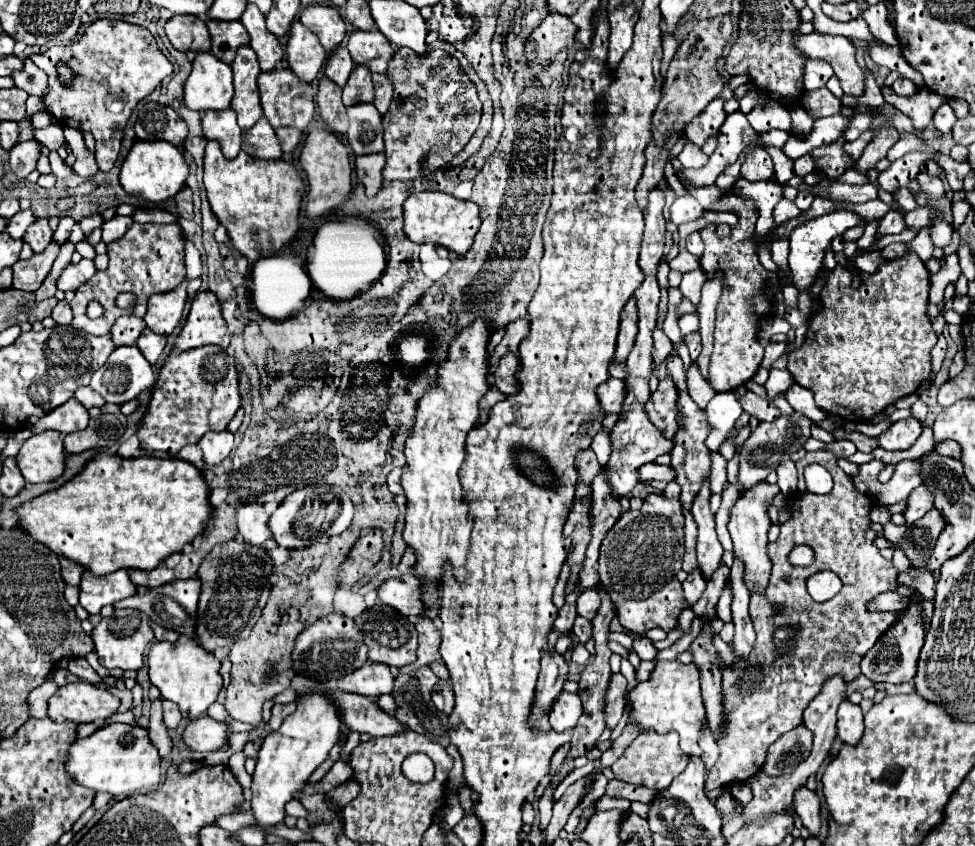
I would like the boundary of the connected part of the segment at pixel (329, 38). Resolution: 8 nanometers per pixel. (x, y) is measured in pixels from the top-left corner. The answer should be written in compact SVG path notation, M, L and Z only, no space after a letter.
M331 5L305 7L305 11L301 13L301 23L319 37L321 45L327 51L333 51L331 47L341 45L341 41L345 39L345 33L347 33L343 17Z

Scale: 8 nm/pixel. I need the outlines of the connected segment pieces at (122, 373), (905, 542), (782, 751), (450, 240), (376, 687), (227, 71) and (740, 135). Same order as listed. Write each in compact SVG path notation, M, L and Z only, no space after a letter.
M137 345L117 347L105 367L95 371L91 387L107 403L127 403L137 399L137 395L155 385L155 373L151 363L145 361Z
M935 507L925 513L913 525L893 525L891 521L883 525L883 535L893 541L893 545L901 545L911 561L915 561L915 569L923 569L925 559L931 555L937 537L945 529L945 517Z
M799 725L787 735L783 735L777 743L773 743L767 751L767 761L763 765L763 771L769 775L787 775L805 759L813 745L813 733Z
M439 191L413 193L405 201L405 233L415 243L433 243L443 245L455 253L467 253L473 245L473 239L481 227L479 205L473 201L461 201L453 195Z
M367 661L351 675L341 677L337 681L337 687L345 693L359 693L375 699L379 695L393 693L393 681L395 681L395 675L389 665Z
M197 53L193 61L193 71L185 83L185 105L195 111L209 111L209 109L227 109L231 105L234 95L233 72L231 67L225 67L221 59L213 53Z
M737 111L737 113L731 113L725 123L721 125L719 133L719 143L717 143L717 149L715 153L709 157L709 163L701 169L683 169L679 175L679 179L683 183L691 183L691 185L711 185L715 183L715 179L719 177L719 173L735 163L737 157L739 157L739 145L743 145L743 149L747 147L753 147L753 145L761 145L759 141L759 133L753 131L753 127L749 125L747 117Z

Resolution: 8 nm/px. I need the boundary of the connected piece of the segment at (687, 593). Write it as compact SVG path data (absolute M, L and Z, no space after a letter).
M697 569L697 571L693 571L693 573L685 579L685 583L683 583L685 607L693 607L693 605L699 601L699 597L701 597L703 591L705 591L705 581L701 579L701 571Z

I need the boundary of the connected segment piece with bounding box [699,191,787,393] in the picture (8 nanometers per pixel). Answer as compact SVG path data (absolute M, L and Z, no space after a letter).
M727 191L721 199L709 207L709 211L729 211L739 217L739 223L731 227L731 235L721 237L717 235L717 225L711 223L701 229L701 239L705 243L705 251L699 259L701 269L707 273L709 279L717 273L723 273L723 293L717 303L717 319L715 319L715 333L713 333L713 355L711 355L711 387L721 391L733 391L739 385L747 383L759 369L763 361L765 349L759 343L759 329L761 321L775 315L775 295L787 283L787 273L777 269L775 273L761 267L757 259L757 243L753 237L755 221L757 221L757 205L735 191Z

